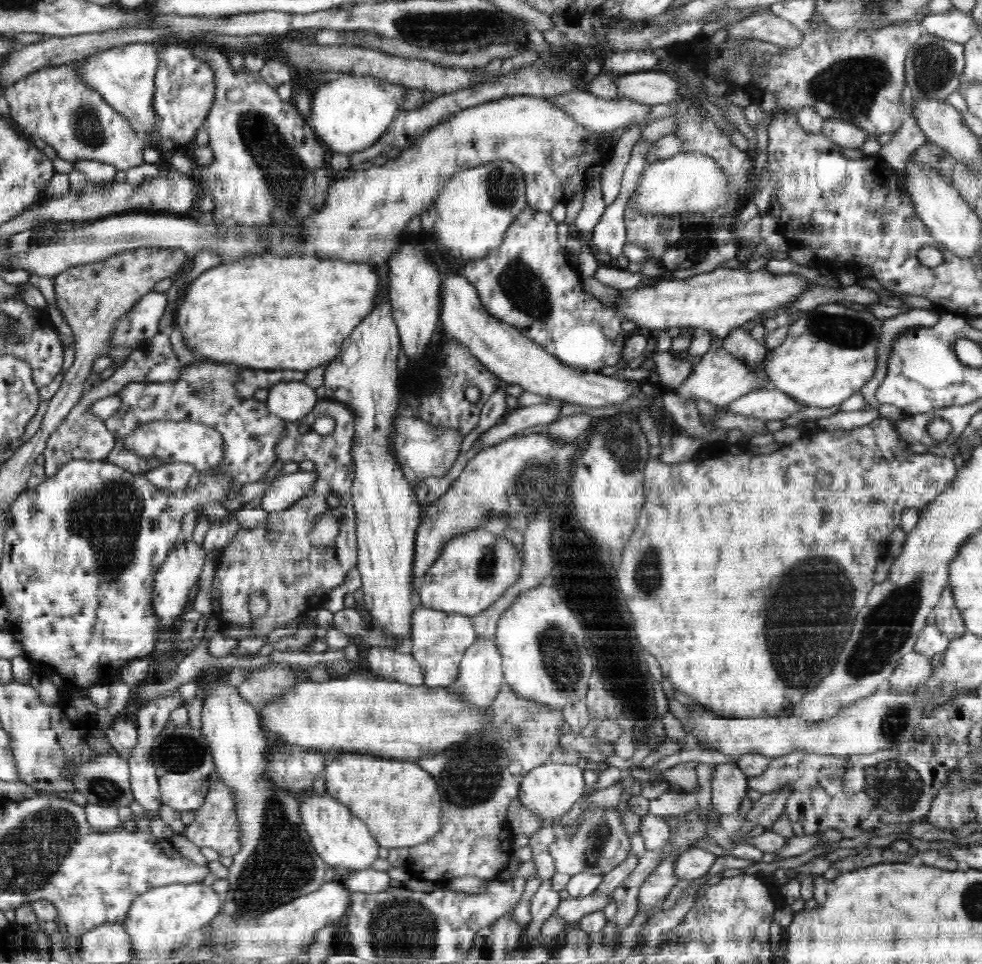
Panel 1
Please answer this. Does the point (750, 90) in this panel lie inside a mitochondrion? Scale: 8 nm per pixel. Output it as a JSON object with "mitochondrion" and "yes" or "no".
{"mitochondrion":"no"}

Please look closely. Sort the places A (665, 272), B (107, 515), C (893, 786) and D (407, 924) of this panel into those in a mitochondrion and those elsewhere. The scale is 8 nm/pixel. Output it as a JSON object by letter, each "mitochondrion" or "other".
{"A":"other","B":"mitochondrion","C":"mitochondrion","D":"mitochondrion"}

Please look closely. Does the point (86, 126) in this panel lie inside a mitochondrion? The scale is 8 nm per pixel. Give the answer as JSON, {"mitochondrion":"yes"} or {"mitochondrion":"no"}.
{"mitochondrion":"yes"}

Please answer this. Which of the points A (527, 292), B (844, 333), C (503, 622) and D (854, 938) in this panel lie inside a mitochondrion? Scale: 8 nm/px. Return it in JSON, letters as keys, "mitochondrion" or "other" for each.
{"A":"mitochondrion","B":"mitochondrion","C":"other","D":"other"}

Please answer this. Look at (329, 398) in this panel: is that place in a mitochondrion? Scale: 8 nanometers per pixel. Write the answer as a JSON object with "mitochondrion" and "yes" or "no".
{"mitochondrion":"no"}

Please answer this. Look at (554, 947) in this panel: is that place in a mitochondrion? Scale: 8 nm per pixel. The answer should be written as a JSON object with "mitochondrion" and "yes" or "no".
{"mitochondrion":"no"}

